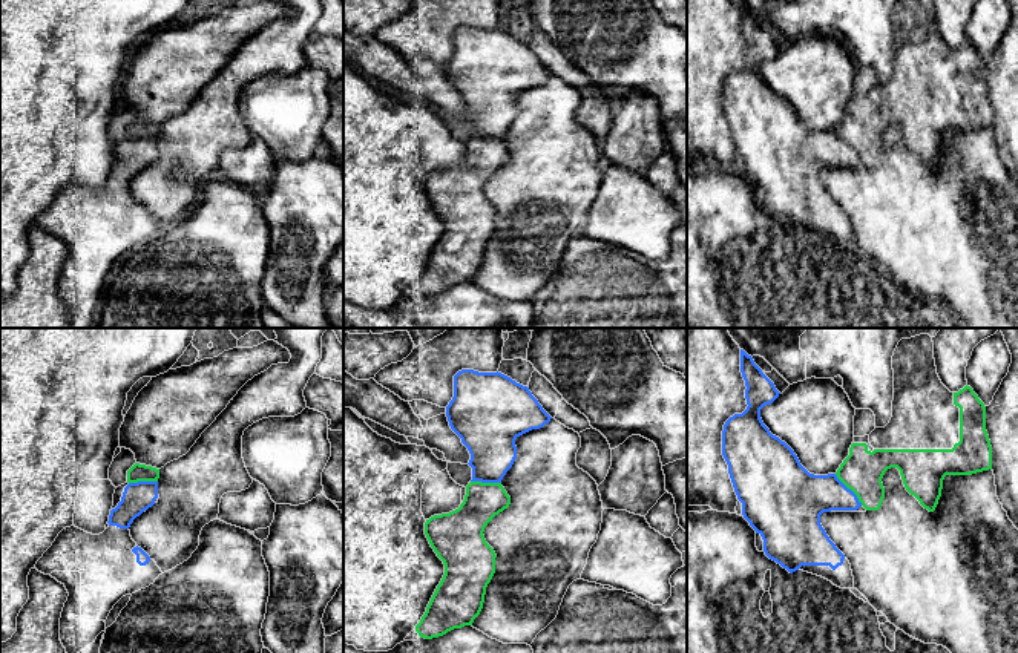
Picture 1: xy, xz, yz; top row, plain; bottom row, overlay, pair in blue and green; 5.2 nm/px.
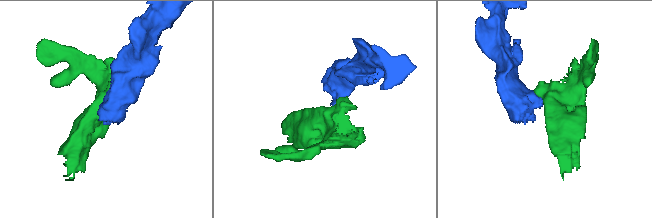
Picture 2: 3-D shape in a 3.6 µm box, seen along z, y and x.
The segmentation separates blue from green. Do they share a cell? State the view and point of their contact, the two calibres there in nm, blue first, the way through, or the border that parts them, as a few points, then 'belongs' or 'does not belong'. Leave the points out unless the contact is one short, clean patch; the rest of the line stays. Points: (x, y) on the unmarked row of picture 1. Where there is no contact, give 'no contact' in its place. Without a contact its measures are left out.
yz (850, 146) | 260/220 nm | along yz (834, 131), (862, 161) | does not belong

